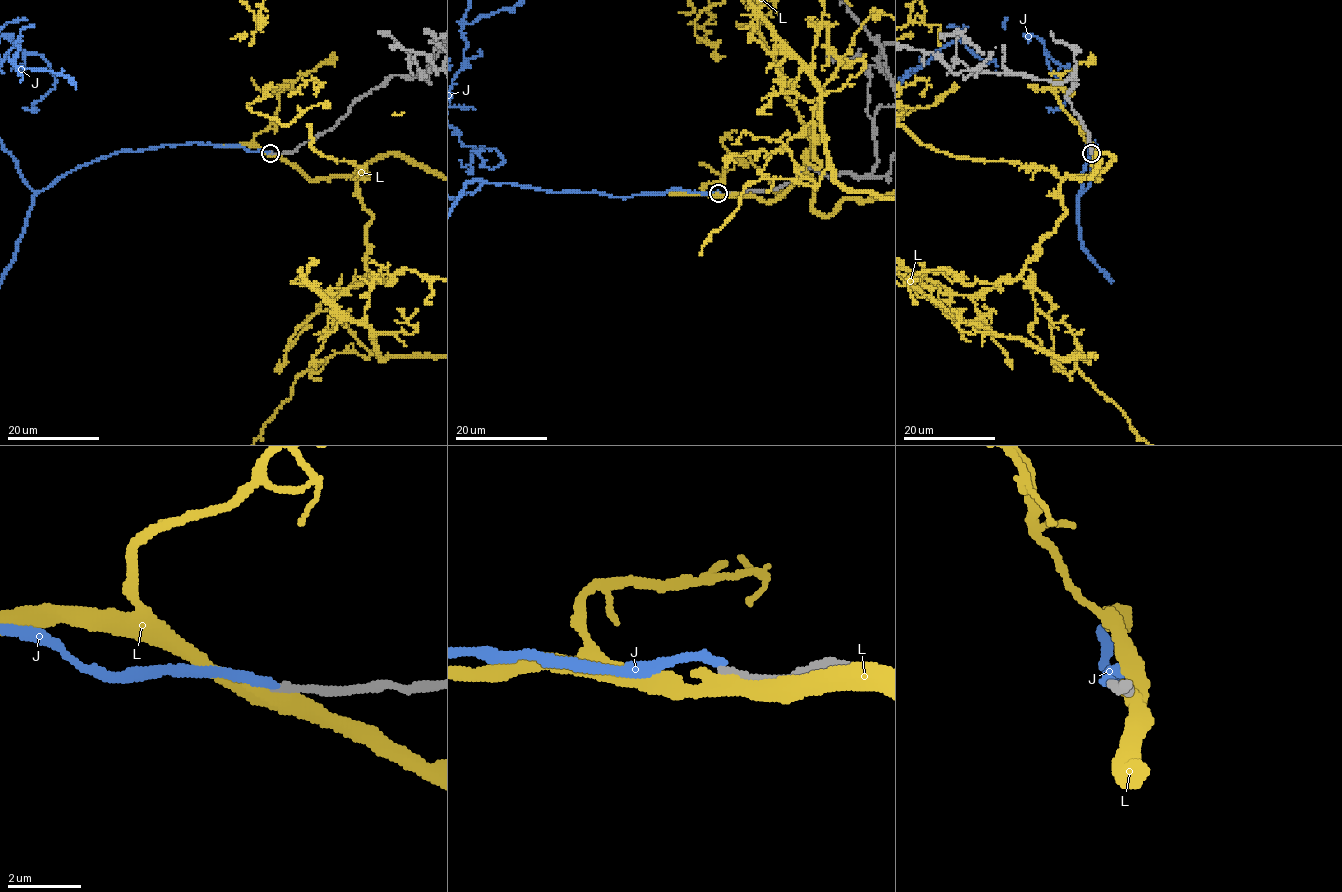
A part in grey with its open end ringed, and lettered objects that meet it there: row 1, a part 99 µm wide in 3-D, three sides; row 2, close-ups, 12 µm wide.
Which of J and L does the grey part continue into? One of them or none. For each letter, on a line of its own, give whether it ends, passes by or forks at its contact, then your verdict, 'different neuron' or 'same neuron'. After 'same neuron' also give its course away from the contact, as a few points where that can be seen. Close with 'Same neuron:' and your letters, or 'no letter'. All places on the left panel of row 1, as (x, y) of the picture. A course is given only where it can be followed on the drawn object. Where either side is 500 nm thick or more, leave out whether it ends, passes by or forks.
J: it ends there; different neuron
L: it passes by; different neuron
Same neuron: no letter

